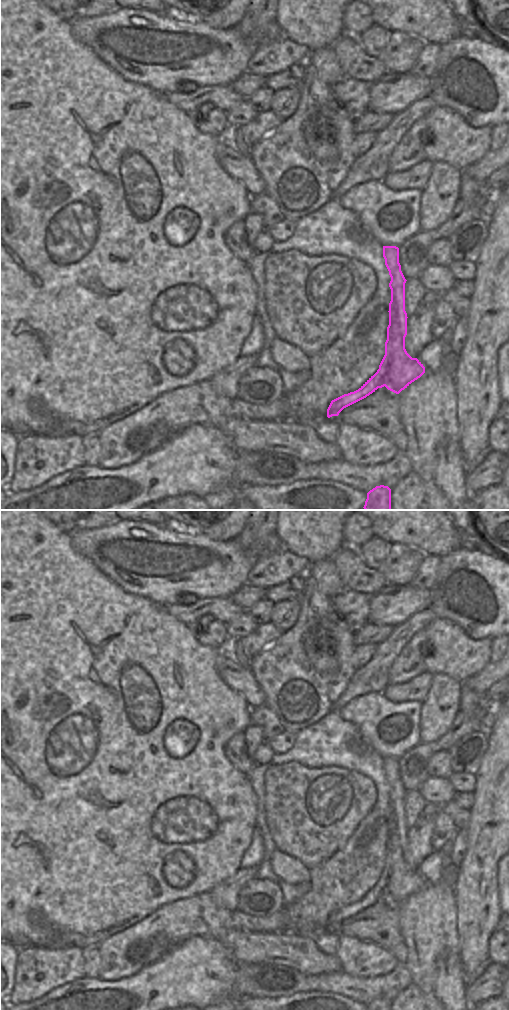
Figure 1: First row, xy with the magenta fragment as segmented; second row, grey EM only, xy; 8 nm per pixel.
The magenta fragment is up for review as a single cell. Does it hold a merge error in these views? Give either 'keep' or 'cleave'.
cleave

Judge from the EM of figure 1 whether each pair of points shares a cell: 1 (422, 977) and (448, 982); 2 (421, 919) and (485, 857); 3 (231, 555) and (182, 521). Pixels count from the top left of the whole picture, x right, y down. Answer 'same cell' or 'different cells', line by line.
1: different cells
2: different cells
3: different cells

